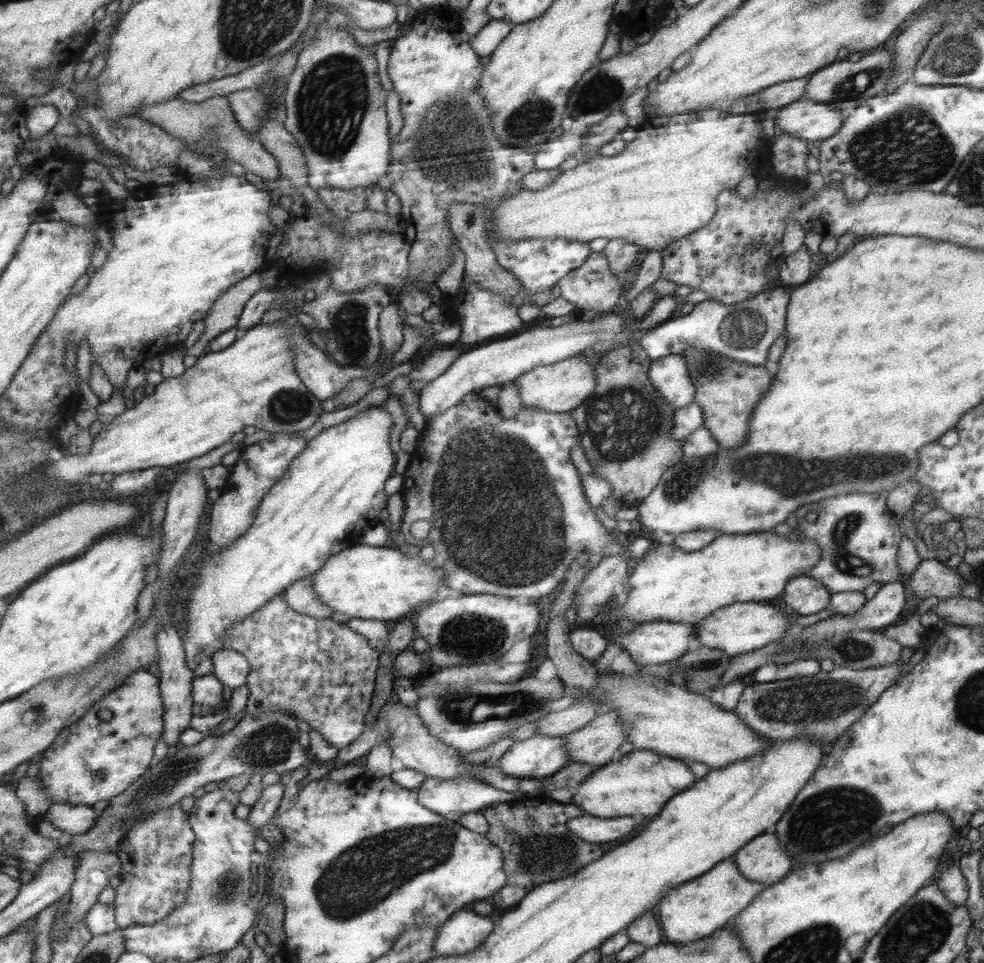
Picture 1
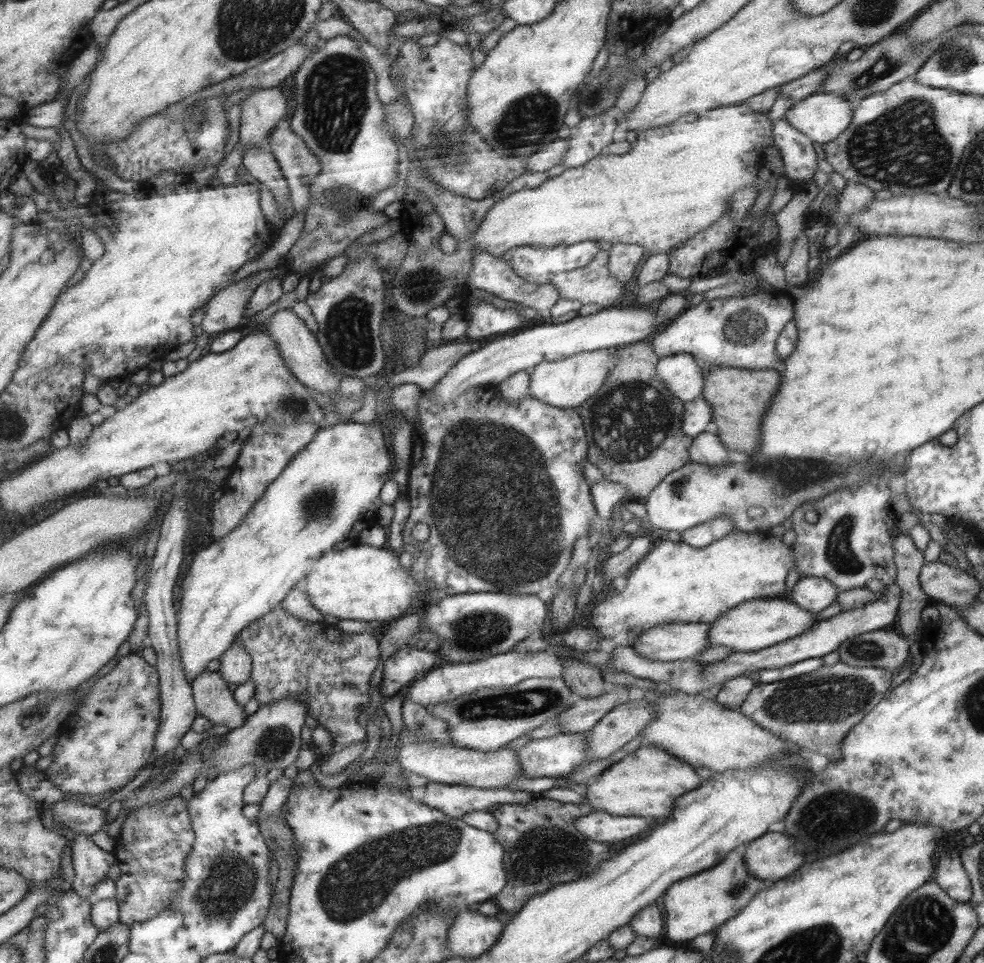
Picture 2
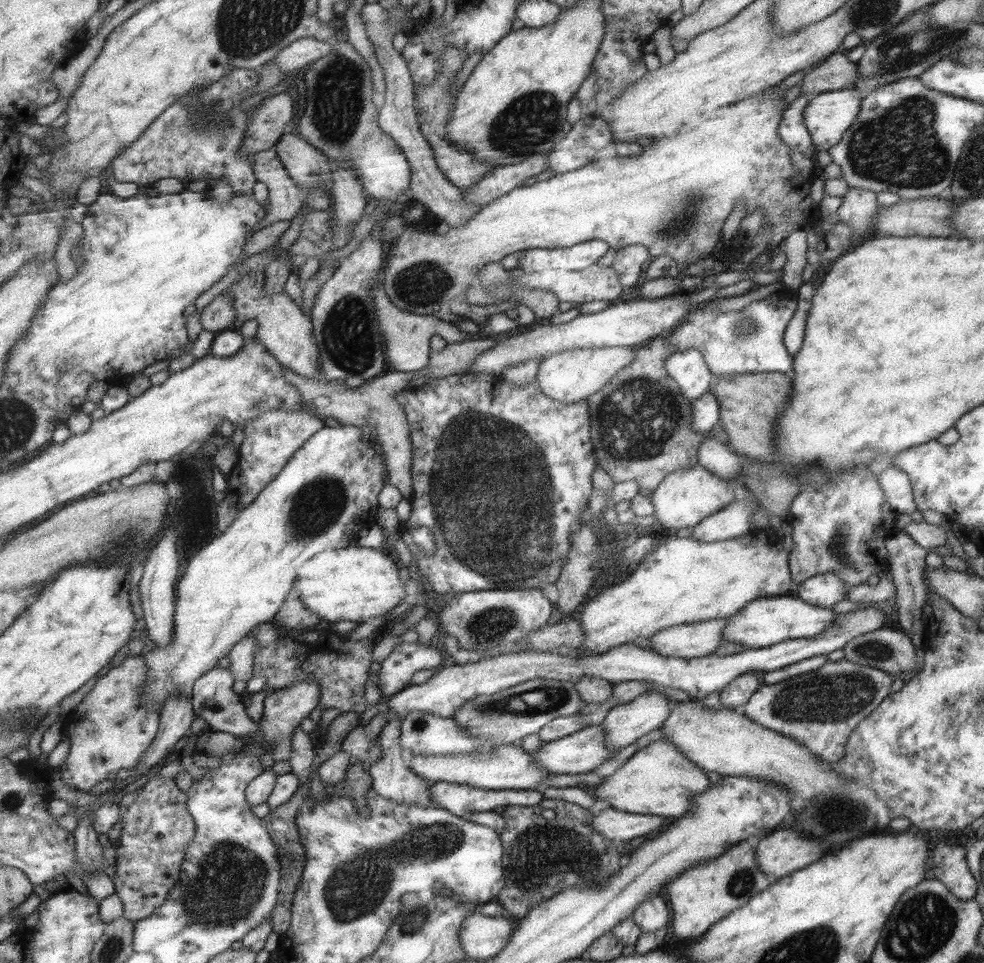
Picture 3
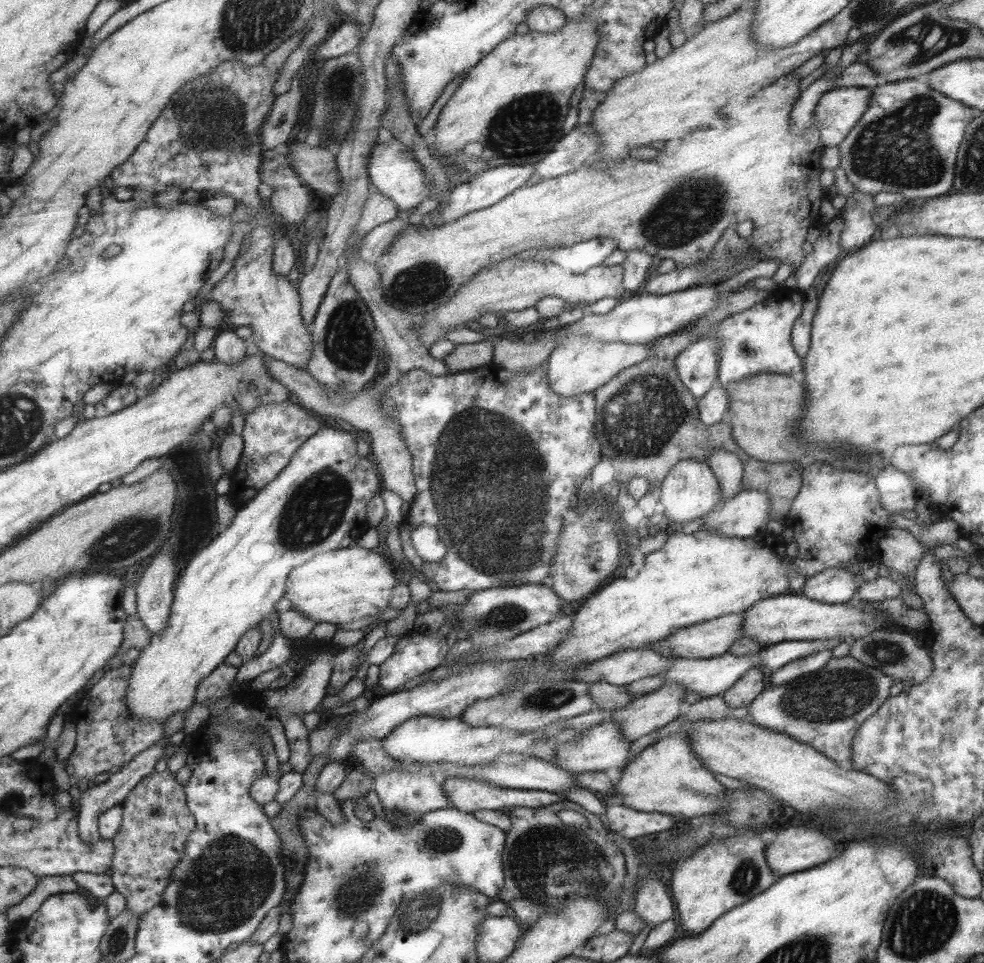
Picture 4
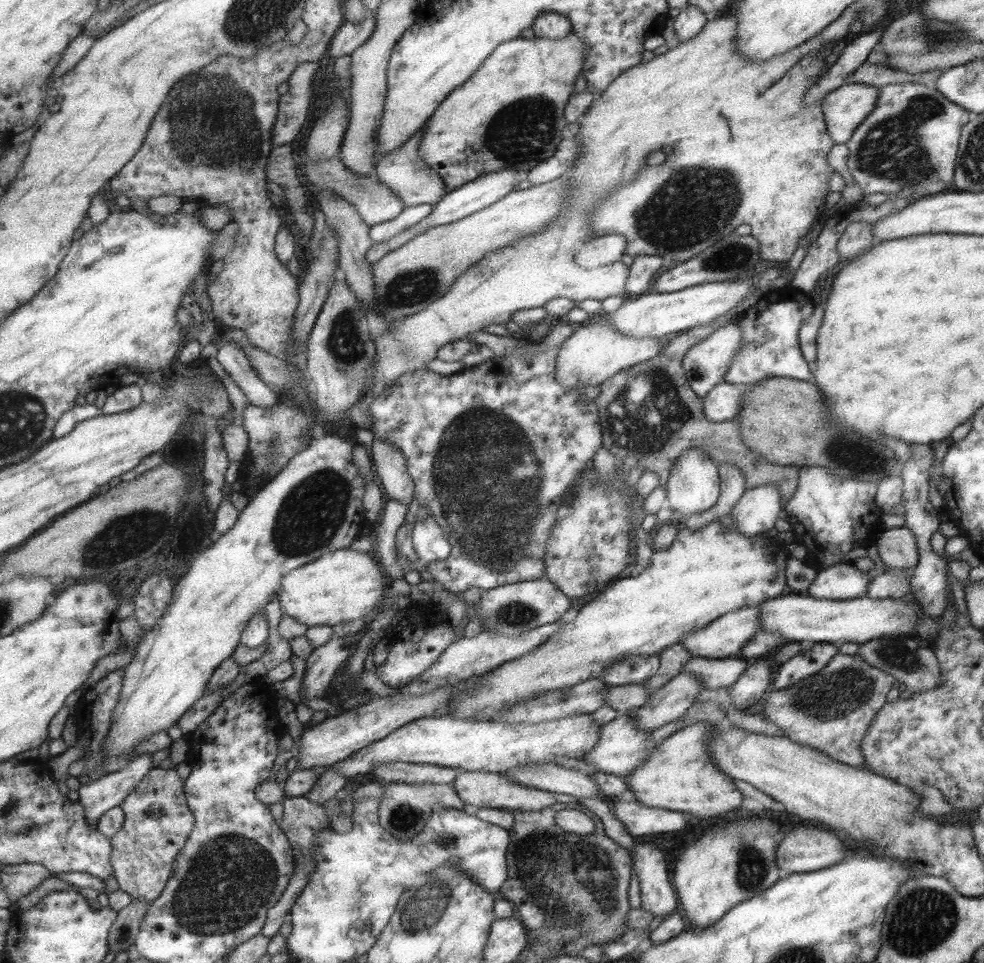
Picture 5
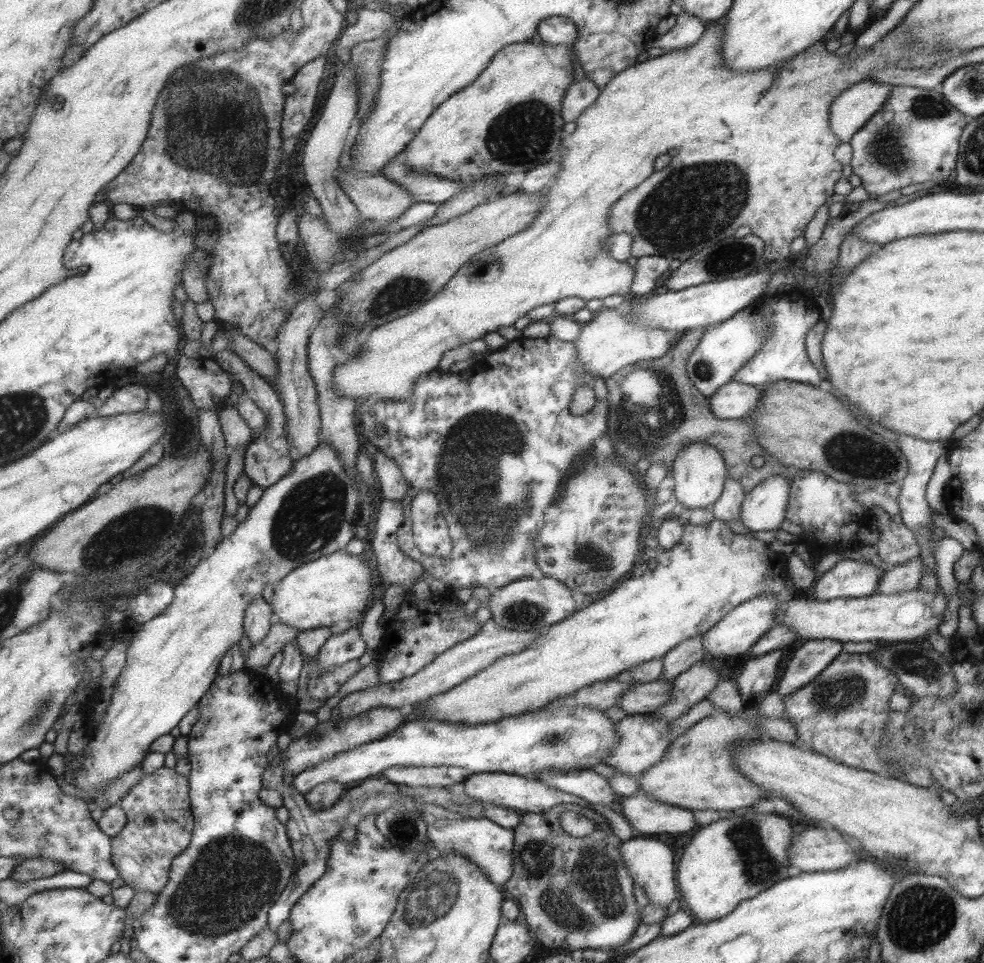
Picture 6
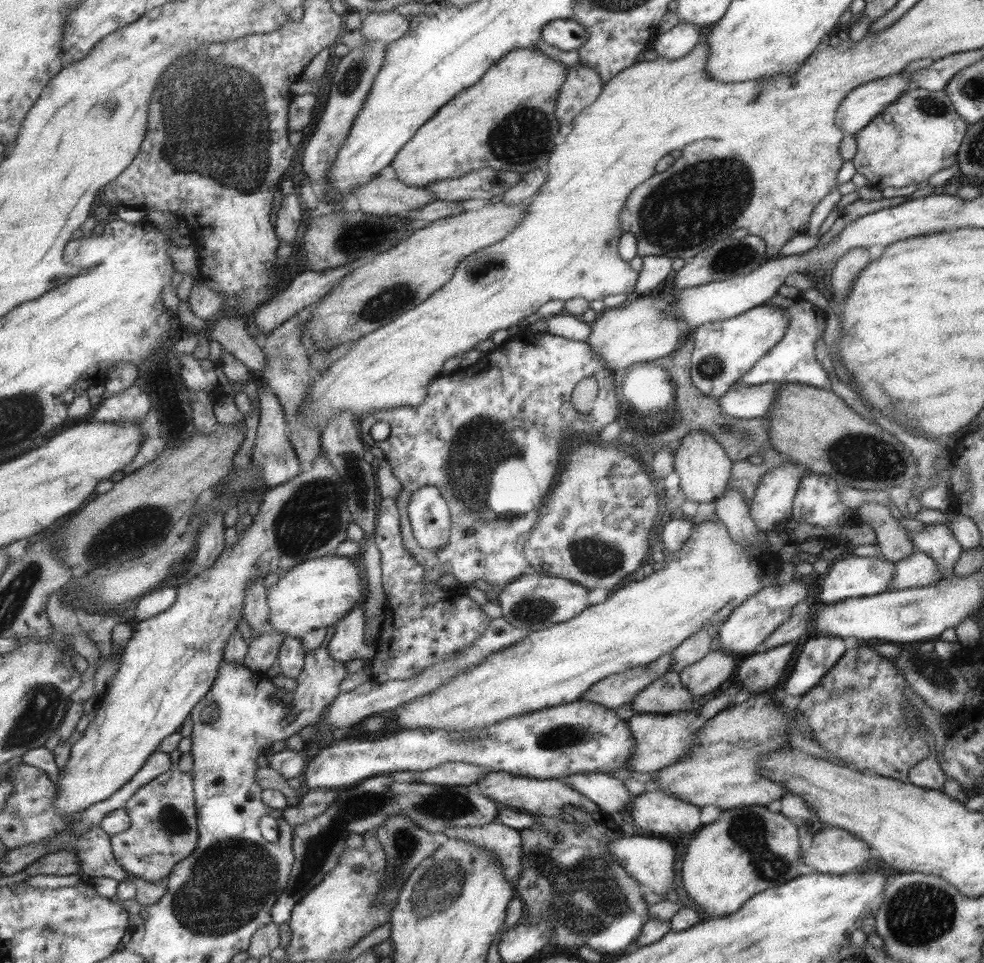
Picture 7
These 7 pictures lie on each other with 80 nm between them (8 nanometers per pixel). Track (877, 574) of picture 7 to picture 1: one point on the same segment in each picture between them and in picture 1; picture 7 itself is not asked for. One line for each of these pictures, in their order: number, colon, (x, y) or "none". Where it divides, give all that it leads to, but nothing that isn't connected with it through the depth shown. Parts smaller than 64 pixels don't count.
1: (804, 595)
2: (809, 593)
3: (824, 590)
4: (833, 585)
5: (842, 581)
6: (847, 579)

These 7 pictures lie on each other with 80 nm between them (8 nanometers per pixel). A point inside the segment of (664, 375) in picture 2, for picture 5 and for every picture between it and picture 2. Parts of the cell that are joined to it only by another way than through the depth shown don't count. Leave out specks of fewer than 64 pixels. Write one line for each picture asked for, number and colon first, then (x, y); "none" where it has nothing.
3: (686, 367)
4: (696, 367)
5: (703, 364)

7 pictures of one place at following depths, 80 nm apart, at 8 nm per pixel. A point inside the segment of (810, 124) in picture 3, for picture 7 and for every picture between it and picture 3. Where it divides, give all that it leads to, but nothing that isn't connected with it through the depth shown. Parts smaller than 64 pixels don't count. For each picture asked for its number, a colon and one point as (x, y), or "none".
4: (837, 110)
5: (843, 109)
6: (850, 109)
7: (860, 105)

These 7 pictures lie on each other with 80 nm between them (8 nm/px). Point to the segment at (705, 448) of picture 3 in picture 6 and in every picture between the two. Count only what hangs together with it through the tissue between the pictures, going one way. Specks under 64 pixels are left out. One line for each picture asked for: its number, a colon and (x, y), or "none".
4: (725, 466)
5: (730, 479)
6: (727, 508)

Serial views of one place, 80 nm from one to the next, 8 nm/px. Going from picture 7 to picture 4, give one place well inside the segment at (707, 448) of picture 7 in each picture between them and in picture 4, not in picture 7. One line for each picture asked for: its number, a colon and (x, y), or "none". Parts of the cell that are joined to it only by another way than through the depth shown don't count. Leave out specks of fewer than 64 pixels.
4: (689, 490)
5: (691, 487)
6: (698, 471)

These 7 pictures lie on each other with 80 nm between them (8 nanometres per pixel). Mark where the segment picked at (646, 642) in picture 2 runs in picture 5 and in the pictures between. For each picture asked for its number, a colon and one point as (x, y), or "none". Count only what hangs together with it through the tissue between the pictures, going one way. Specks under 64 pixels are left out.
3: (686, 641)
4: (711, 638)
5: (723, 637)

